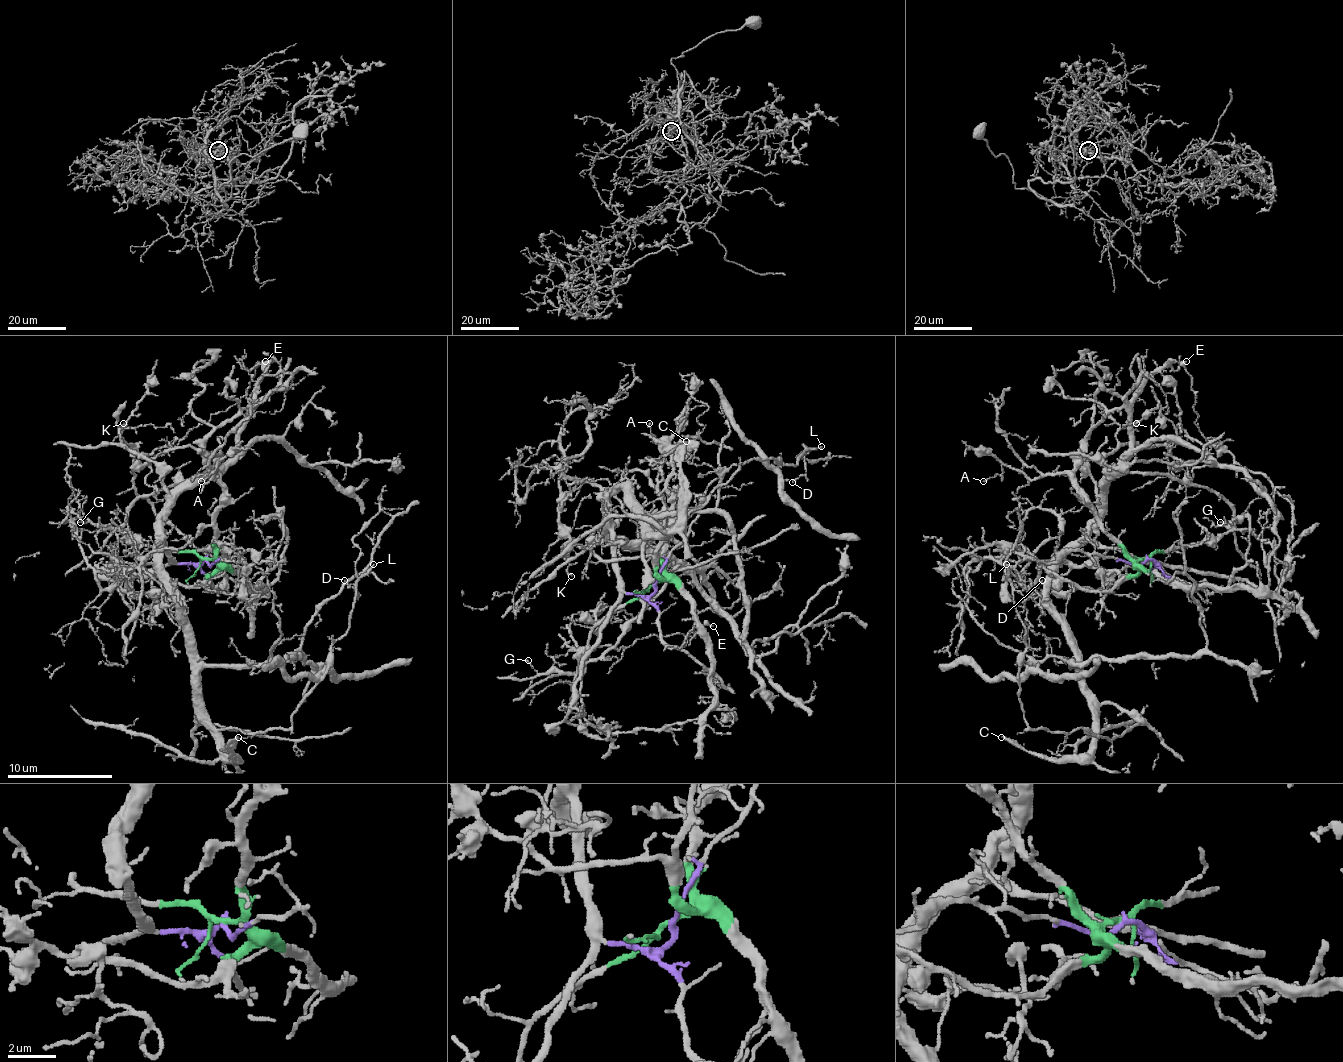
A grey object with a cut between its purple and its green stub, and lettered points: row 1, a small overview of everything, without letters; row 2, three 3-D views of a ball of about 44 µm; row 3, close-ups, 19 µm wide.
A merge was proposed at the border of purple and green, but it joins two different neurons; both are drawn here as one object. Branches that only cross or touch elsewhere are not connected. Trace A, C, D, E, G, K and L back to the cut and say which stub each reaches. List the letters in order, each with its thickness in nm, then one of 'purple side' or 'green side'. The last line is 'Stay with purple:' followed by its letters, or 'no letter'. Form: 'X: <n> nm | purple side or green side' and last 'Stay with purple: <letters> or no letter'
A: 110 nm | green side
C: 240 nm | purple side
D: 110 nm | purple side
E: 220 nm | green side
G: 110 nm | purple side
K: 120 nm | purple side
L: 130 nm | purple side
Stay with purple: C, D, G, K, L

